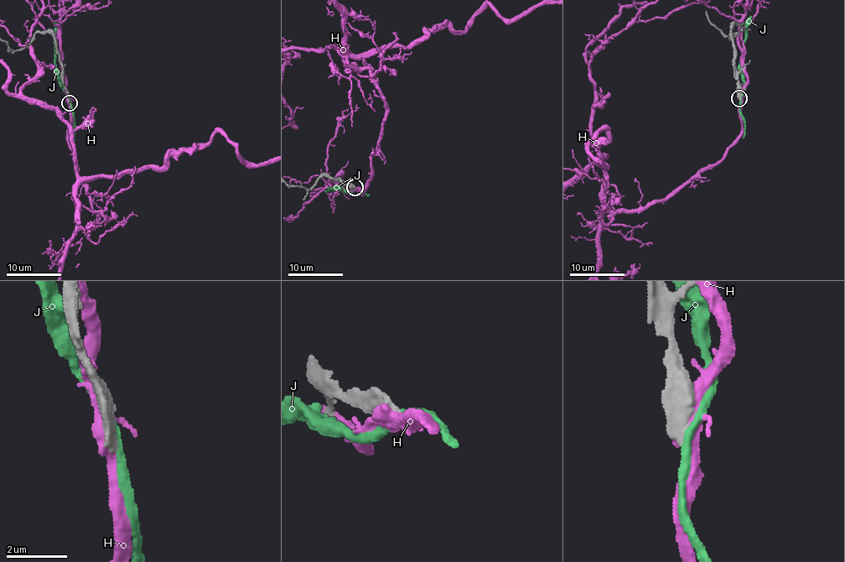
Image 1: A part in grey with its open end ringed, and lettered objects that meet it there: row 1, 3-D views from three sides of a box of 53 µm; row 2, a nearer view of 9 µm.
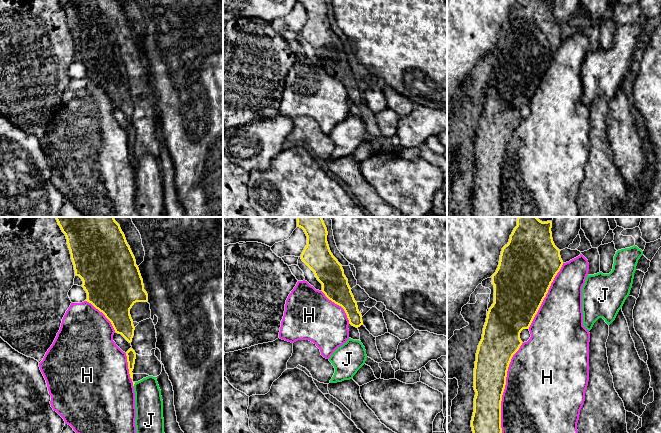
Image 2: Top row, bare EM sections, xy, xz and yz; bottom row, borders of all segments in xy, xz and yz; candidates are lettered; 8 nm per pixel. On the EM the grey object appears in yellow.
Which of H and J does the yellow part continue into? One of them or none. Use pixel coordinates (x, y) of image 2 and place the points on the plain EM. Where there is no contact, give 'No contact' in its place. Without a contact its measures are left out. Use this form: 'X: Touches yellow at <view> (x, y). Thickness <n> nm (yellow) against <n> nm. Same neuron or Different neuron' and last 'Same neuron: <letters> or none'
H: Touches yellow at yz (503, 167). Thickness 260 nm (yellow) against 500 nm. Different neuron
J: Touches yellow at xy (134, 159). Thickness 20 nm (yellow) against 220 nm. Different neuron
Same neuron: none

